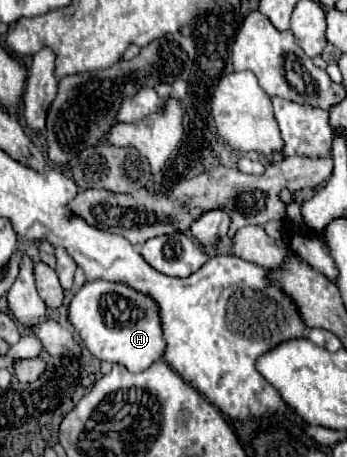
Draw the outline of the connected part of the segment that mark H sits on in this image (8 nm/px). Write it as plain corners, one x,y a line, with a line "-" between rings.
106,280
86,282
68,304
68,320
82,338
84,346
96,358
122,364
130,372
146,370
162,356
162,350
166,348
158,322
158,306
154,306
154,300
122,284

